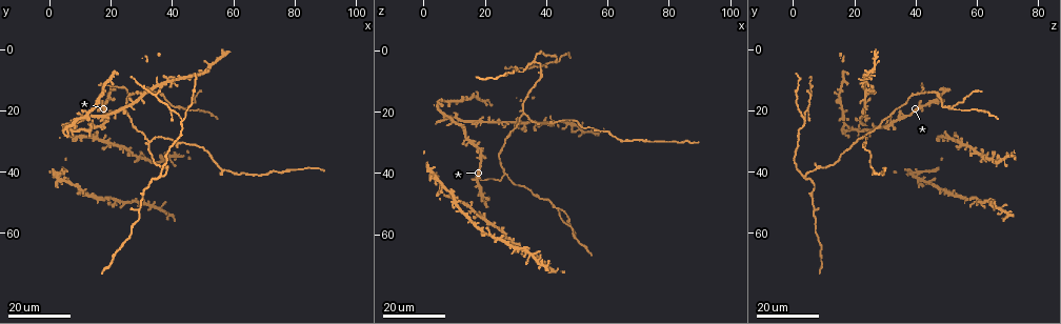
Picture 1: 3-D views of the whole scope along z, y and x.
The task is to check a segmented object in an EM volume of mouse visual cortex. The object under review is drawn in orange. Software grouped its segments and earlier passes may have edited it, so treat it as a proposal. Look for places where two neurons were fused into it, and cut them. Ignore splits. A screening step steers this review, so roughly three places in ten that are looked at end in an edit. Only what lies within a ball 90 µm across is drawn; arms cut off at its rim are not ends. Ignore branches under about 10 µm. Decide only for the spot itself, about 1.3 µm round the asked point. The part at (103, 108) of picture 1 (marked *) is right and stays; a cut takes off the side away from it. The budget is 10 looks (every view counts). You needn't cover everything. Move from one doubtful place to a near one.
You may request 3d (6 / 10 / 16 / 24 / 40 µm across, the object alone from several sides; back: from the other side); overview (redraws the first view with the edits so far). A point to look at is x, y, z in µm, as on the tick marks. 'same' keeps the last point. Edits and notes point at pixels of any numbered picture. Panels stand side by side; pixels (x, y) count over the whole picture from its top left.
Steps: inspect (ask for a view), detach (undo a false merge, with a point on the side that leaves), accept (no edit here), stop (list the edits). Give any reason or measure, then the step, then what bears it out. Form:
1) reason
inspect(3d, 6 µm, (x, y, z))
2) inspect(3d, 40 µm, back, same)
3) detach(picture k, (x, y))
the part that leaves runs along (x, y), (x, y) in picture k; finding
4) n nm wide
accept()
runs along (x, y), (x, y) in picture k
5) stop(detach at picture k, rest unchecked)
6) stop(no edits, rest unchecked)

small branch off a trunk
inspect(3d, 24 µm, (44, 20, 53))

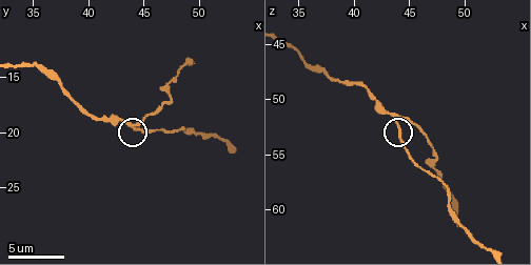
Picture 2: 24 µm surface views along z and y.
inspect(3d, 10 µm, (43.8, 19.2, 51.8))

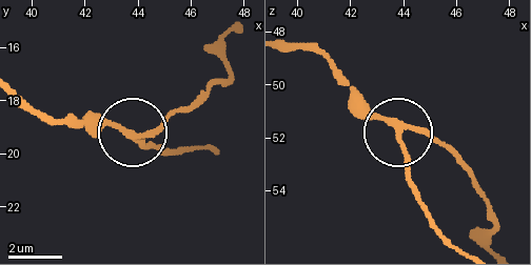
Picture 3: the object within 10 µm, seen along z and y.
190 nm wide
accept()
runs along (289, 41), (322, 57), (397, 127), (449, 147) in picture 3; one neuron here

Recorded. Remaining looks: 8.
side arm on a straight run
inspect(3d, 24 µm, (36, 41, 4))

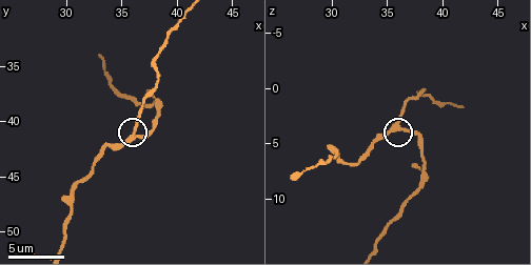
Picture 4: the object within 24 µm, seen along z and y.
zoom in
inspect(3d, 6 µm, (36.0, 41.6, 3.2))

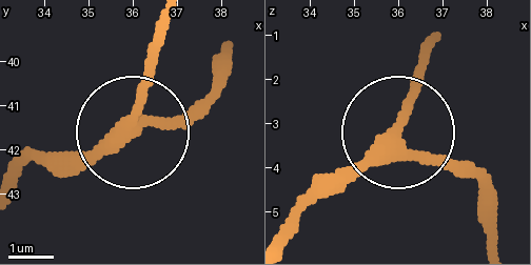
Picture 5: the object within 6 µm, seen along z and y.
290 nm wide
accept()
runs along (228, 47), (216, 81), (182, 111), (27, 157) in picture 5; continuous, no second neuron

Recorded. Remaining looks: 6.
thick turns thin
inspect(3d, 16 µm, (38.2, 39.0, 7.6))

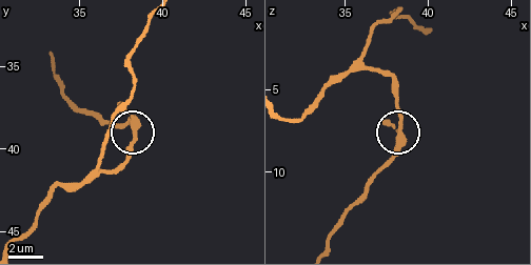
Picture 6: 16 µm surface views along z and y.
3 arms
accept()
continuous, no second neuron

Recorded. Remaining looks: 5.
branch point
inspect(3d, 16 µm, (43, 23, 4))

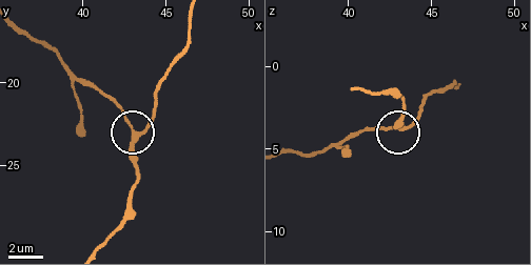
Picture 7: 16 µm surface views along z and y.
inspect(3d, 10 µm, same)

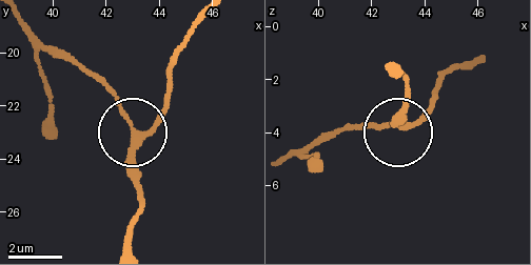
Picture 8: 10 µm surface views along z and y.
200 nm wide
accept()
one neuron here

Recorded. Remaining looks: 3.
side arm on a straight run
inspect(3d, 24 µm, (32, 31, 20))

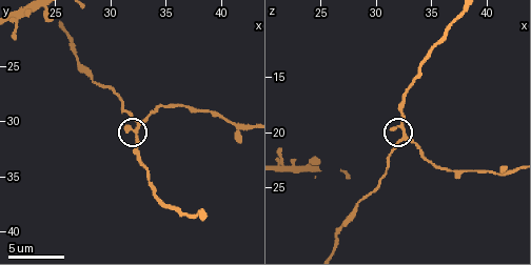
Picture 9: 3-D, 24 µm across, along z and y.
zoom in
inspect(3d, 10 µm, (32.8, 30.2, 20.4))

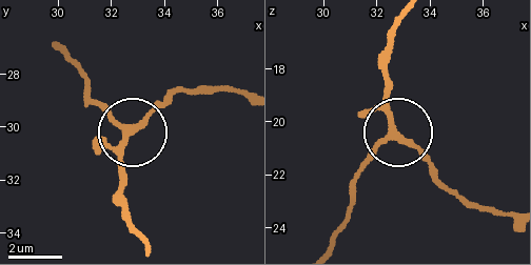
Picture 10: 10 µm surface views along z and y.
other side
inspect(3d, 10 µm, back, (32.6, 30.2, 20.3))

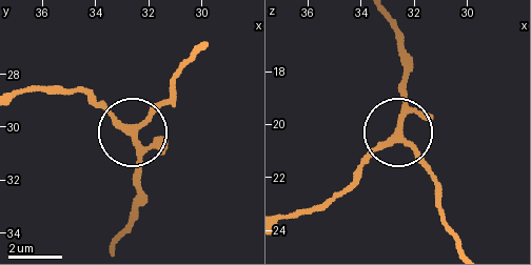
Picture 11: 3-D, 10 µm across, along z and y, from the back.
accept()
continuous, no second neuron

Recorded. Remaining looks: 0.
stop(no edits, rest unchecked)

